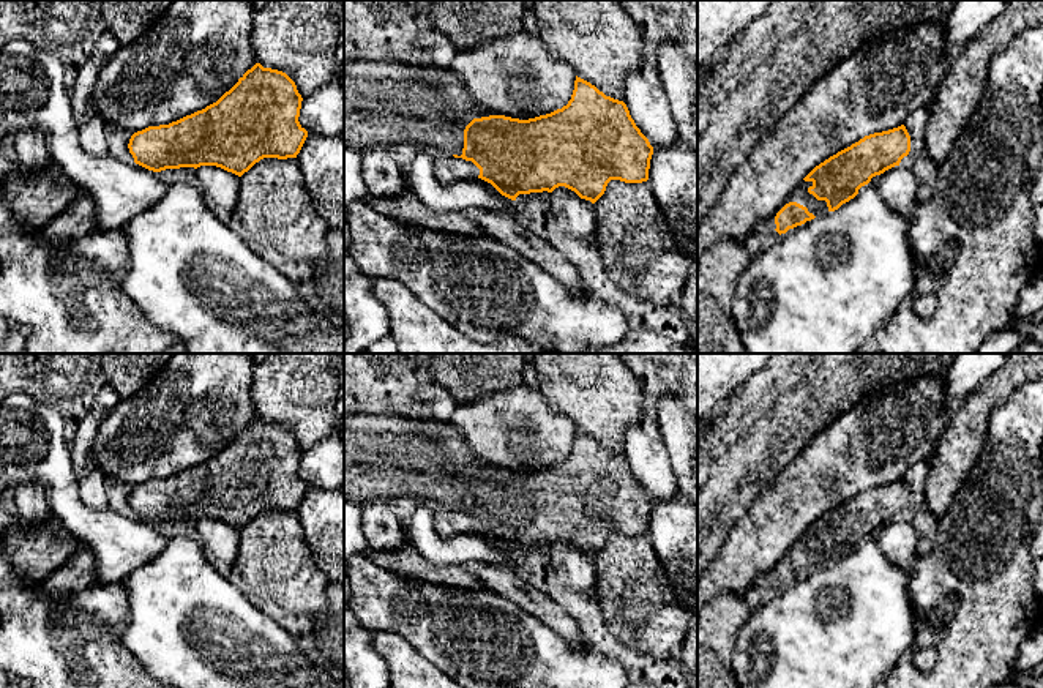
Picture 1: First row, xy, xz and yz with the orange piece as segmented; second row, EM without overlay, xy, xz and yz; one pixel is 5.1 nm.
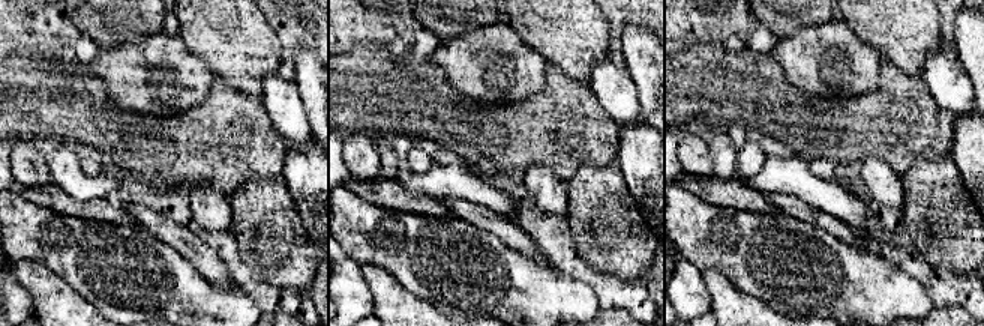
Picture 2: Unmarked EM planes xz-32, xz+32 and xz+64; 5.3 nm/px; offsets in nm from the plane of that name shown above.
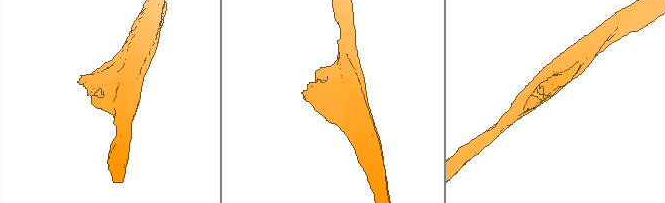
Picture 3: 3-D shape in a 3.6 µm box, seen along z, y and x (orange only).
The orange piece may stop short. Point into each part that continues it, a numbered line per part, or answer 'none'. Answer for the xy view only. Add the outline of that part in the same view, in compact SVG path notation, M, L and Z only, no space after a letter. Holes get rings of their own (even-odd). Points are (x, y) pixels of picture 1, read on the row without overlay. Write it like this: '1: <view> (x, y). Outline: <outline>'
none

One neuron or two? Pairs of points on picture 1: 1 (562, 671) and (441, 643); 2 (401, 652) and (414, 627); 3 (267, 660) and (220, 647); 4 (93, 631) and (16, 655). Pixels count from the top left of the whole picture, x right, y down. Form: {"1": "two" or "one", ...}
{"1": "one", "2": "two", "3": "one", "4": "one"}

